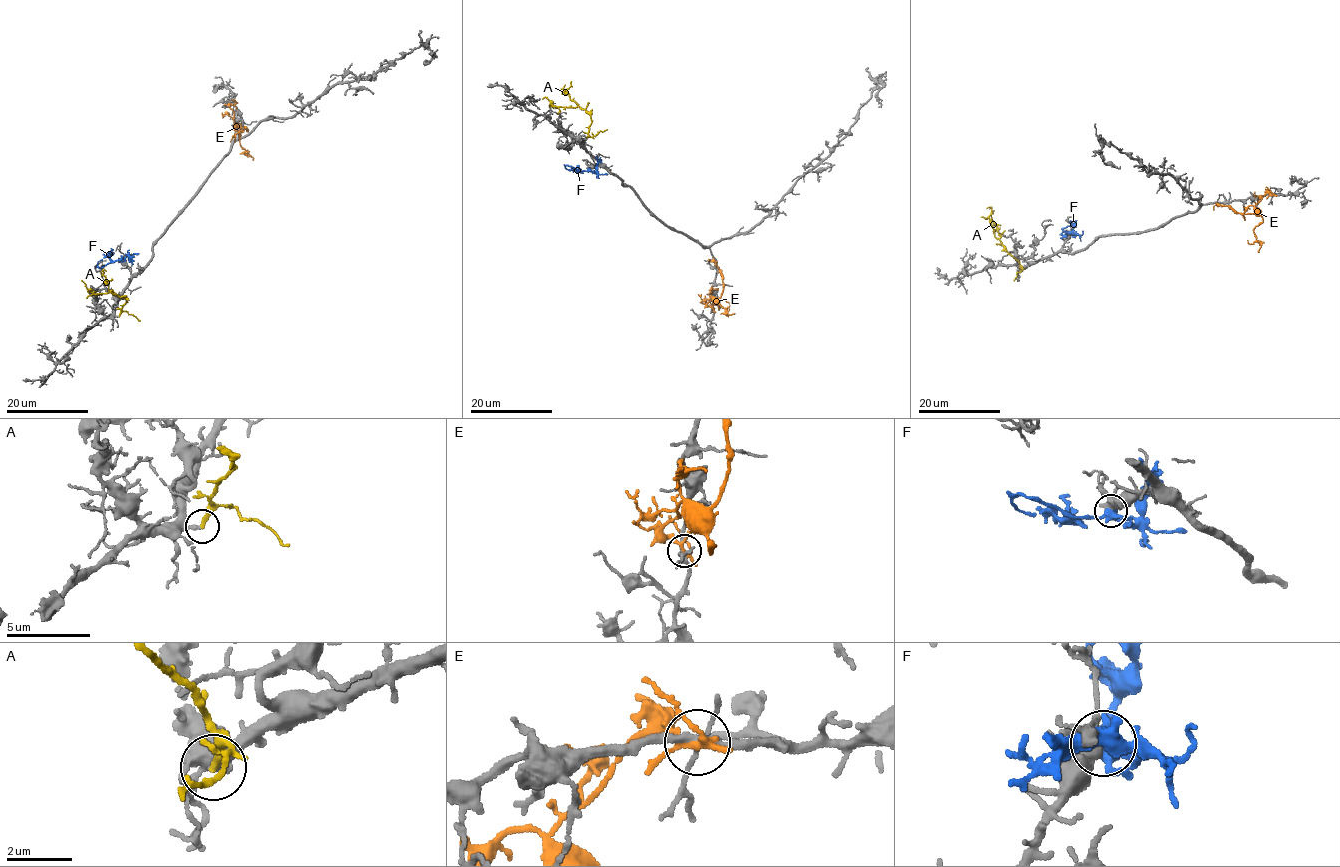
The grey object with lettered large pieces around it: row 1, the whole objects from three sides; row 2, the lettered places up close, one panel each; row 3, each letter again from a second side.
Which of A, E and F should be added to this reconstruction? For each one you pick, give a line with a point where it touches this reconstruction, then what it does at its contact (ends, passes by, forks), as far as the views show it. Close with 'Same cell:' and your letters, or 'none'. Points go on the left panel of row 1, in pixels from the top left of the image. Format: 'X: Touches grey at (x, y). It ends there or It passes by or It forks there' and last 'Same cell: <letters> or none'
Same cell: none

